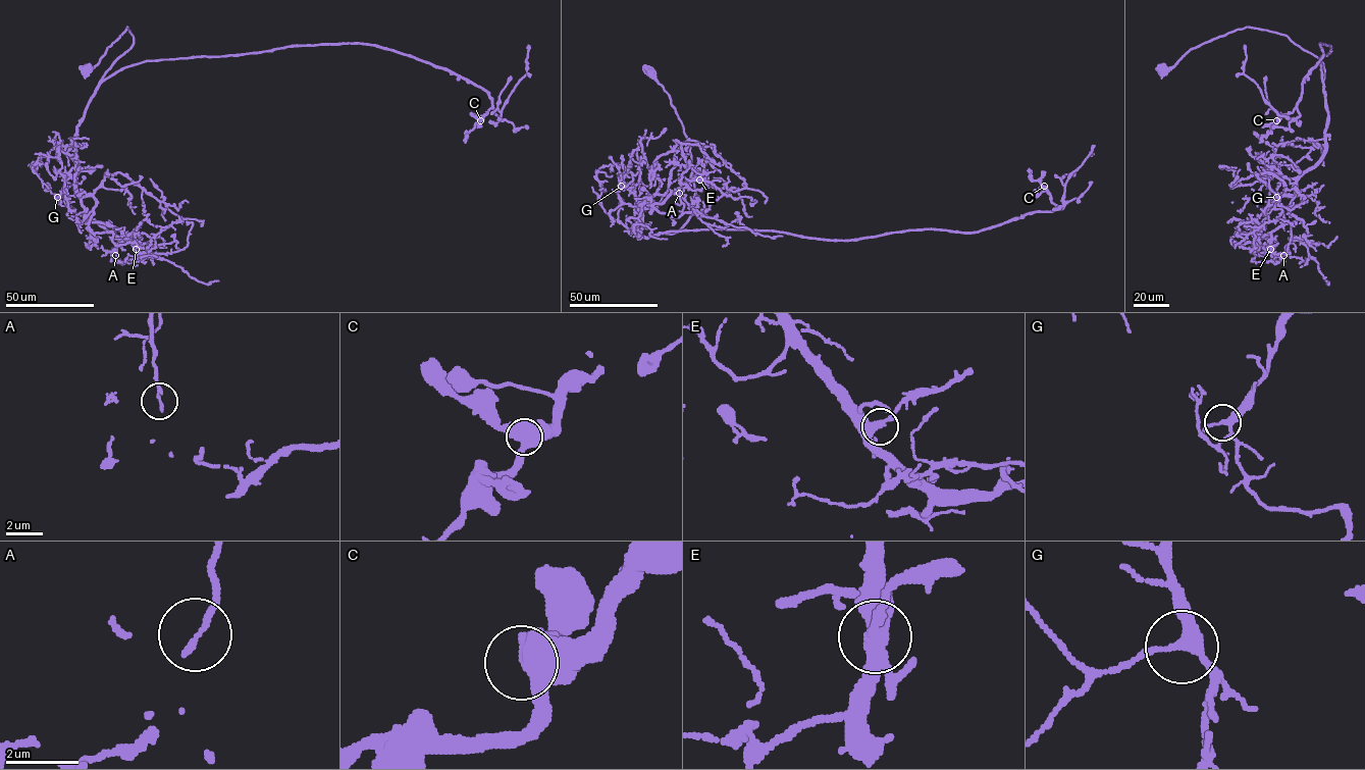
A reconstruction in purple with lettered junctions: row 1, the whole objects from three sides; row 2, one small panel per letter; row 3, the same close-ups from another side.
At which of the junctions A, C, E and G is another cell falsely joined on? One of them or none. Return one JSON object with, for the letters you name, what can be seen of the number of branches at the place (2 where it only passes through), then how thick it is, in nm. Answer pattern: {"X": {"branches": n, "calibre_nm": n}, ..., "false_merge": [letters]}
{"A": {"branches": 1, "calibre_nm": 200}, "false_merge": ["A"]}

